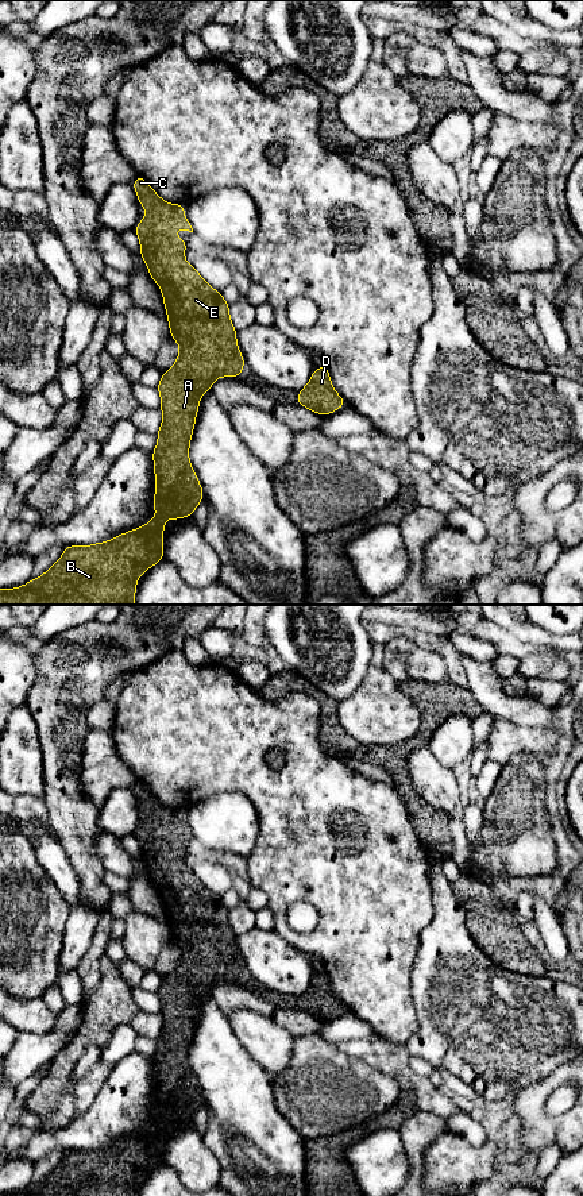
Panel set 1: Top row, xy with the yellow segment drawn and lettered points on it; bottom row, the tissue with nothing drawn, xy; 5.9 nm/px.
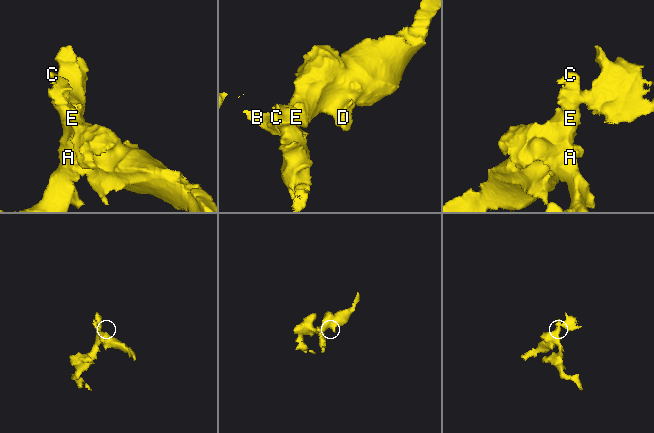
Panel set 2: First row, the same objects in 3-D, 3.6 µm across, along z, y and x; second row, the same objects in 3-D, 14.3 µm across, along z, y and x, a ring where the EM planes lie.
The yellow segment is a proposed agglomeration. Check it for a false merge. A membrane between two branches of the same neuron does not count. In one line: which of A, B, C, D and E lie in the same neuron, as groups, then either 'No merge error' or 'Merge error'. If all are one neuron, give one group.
Groups: A B C D E. No merge error

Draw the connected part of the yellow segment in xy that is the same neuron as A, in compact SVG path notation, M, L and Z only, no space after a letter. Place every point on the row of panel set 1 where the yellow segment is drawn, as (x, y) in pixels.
M140 175L134 180L132 186L138 193L138 202L146 208L144 219L134 227L140 239L140 255L148 265L148 274L162 290L170 335L181 347L174 366L162 374L157 386L162 397L163 414L157 433L158 444L152 451L155 470L152 506L157 517L109 541L66 547L61 559L38 579L16 589L0 590L0 605L134 605L138 578L165 559L162 552L165 520L178 521L179 517L193 516L204 499L197 474L189 463L189 443L200 398L205 390L212 389L217 377L239 378L246 367L236 344L236 329L229 319L229 305L221 293L212 289L193 265L184 259L188 242L174 235L177 223L181 231L193 232L186 217L186 207L166 204Z

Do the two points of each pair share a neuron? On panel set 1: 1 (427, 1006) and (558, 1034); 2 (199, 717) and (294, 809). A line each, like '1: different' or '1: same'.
1: same
2: same

